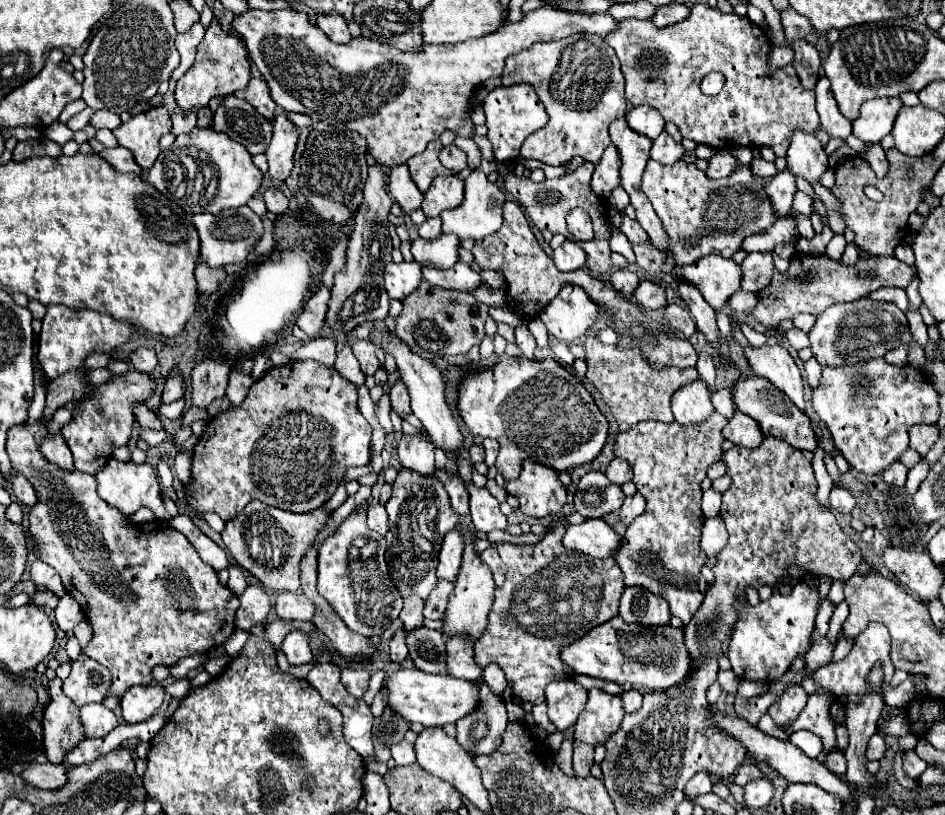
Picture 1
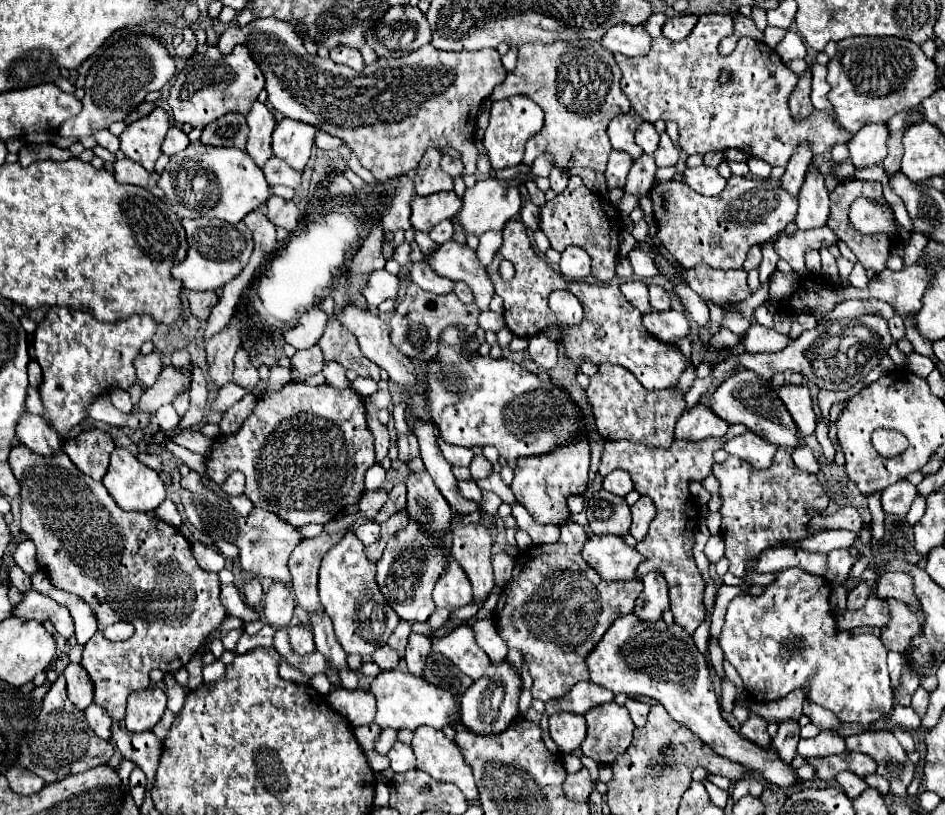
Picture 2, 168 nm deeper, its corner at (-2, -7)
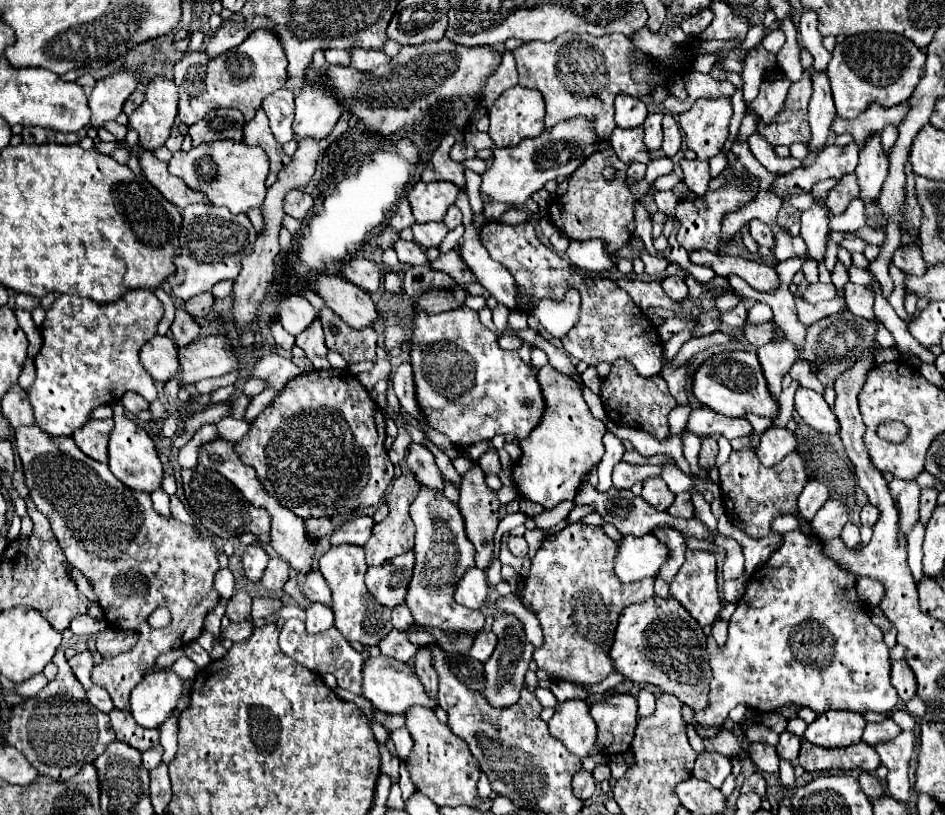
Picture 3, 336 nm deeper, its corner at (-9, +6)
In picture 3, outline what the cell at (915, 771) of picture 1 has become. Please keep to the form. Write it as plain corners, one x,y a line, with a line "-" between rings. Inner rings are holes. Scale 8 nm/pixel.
895,710
891,718
901,726
901,730
913,730
915,728
915,718
907,710

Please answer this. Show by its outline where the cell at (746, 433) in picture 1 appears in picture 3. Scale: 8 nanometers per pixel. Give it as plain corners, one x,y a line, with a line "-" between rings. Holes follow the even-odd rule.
769,428
761,434
755,454
763,466
775,466
791,450
795,450
795,444
797,444
797,440
787,428

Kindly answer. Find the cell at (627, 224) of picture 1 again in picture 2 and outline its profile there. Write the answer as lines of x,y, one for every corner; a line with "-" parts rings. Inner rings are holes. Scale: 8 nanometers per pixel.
638,249
628,253
628,261
630,261
630,265
634,269
634,275
638,279
652,279
652,277
658,275
658,269
654,267
654,261
646,253
642,253

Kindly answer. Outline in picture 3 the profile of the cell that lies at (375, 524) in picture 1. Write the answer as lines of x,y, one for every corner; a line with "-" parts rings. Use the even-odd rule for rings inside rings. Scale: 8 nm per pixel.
357,516
355,520
345,522
339,530
333,532
331,544
359,544
359,546
363,546
371,536
373,524
375,524
375,520
371,516

